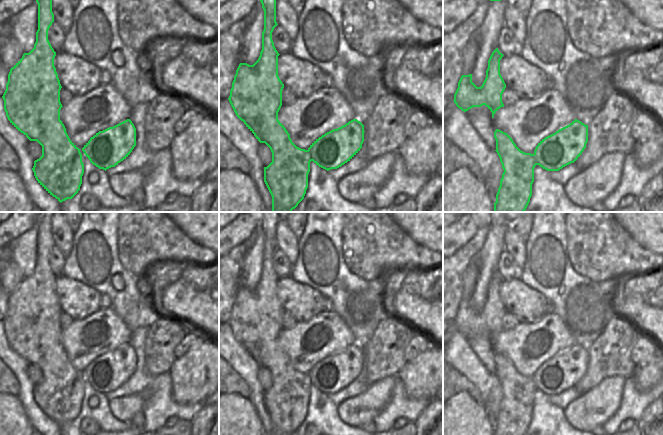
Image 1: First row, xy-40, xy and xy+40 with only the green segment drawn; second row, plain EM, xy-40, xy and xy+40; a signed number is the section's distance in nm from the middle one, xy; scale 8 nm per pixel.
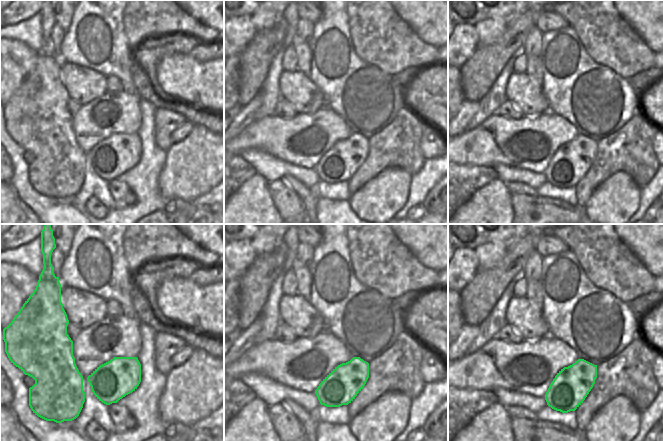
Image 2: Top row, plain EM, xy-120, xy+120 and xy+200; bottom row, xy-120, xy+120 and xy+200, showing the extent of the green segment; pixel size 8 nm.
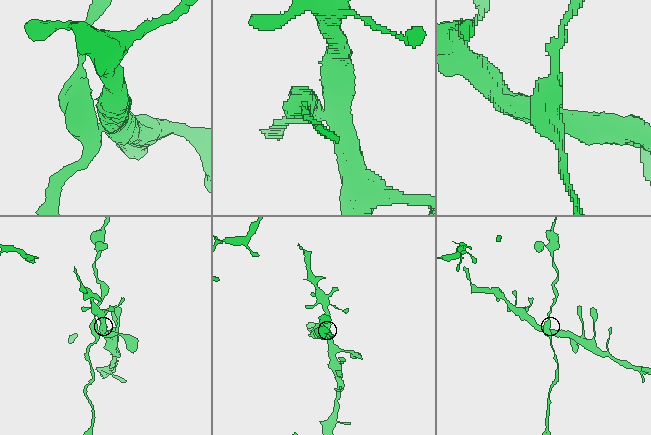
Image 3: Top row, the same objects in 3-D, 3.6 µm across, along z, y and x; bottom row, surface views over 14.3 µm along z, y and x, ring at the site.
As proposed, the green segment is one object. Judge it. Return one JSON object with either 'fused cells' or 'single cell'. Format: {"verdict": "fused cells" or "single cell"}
{"verdict": "fused cells"}

